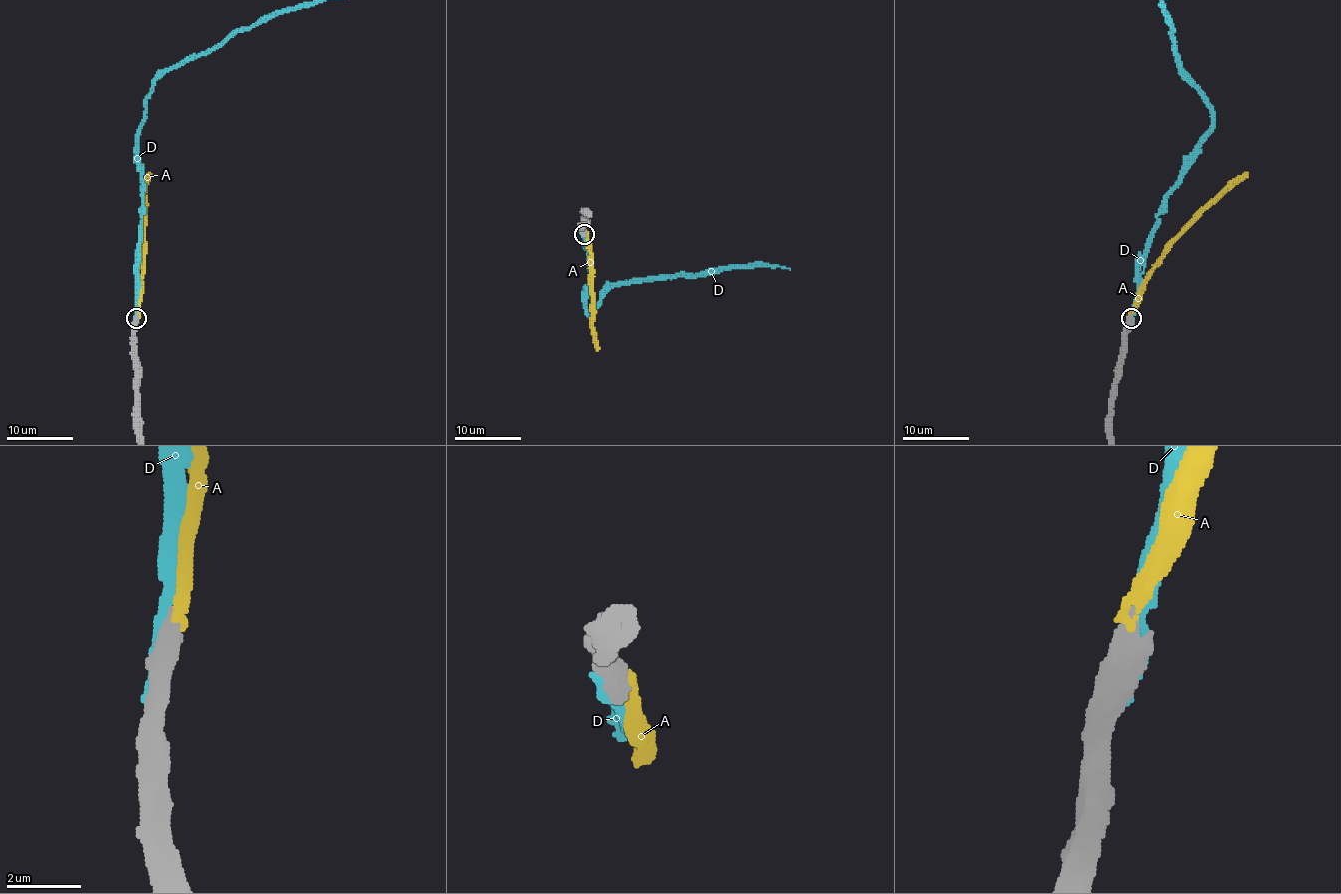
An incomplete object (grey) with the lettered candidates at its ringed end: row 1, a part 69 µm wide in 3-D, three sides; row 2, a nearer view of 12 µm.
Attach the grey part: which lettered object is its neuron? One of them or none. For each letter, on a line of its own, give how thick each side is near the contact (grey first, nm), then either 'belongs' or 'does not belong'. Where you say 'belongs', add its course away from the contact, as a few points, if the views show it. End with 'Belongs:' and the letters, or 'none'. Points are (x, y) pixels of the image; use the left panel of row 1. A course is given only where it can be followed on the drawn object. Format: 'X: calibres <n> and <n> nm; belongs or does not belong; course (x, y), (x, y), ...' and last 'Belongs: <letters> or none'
A: calibres 650 and 320 nm; does not belong
D: calibres 600 and 380 nm; does not belong
Belongs: none

